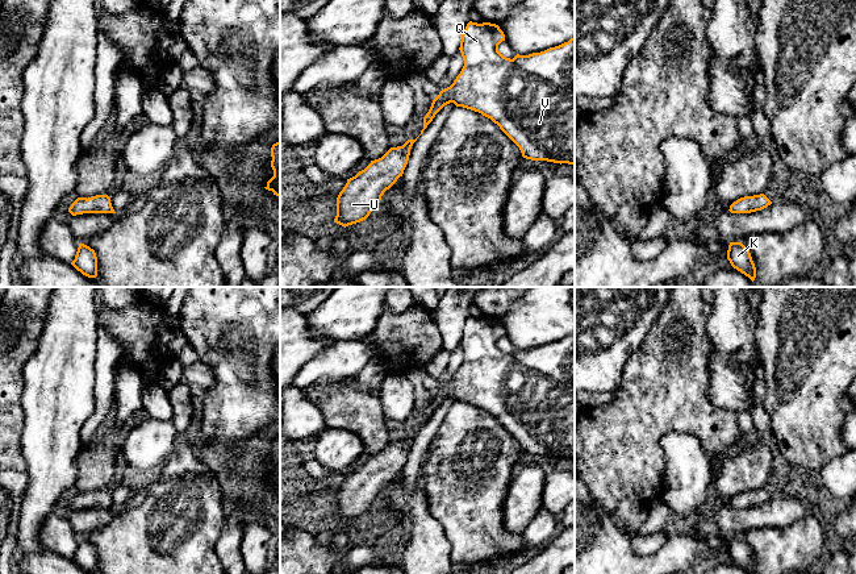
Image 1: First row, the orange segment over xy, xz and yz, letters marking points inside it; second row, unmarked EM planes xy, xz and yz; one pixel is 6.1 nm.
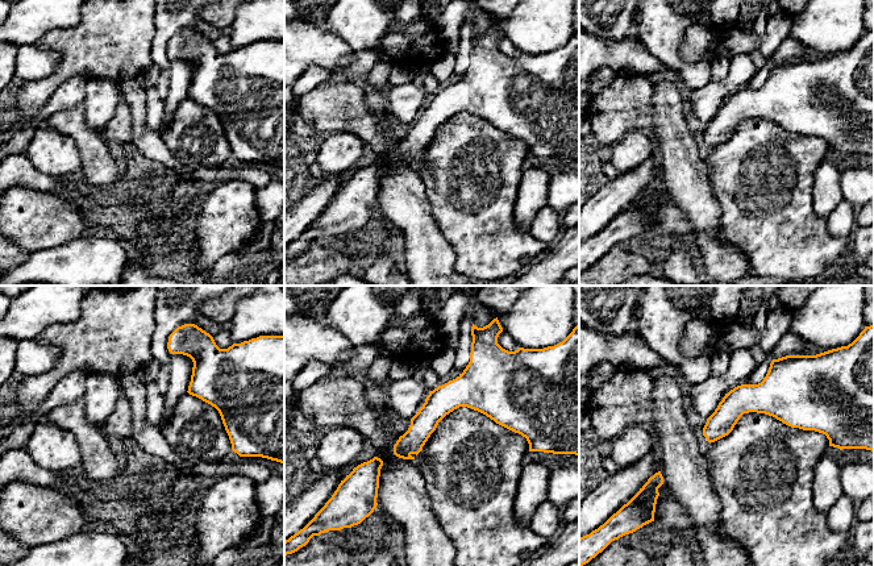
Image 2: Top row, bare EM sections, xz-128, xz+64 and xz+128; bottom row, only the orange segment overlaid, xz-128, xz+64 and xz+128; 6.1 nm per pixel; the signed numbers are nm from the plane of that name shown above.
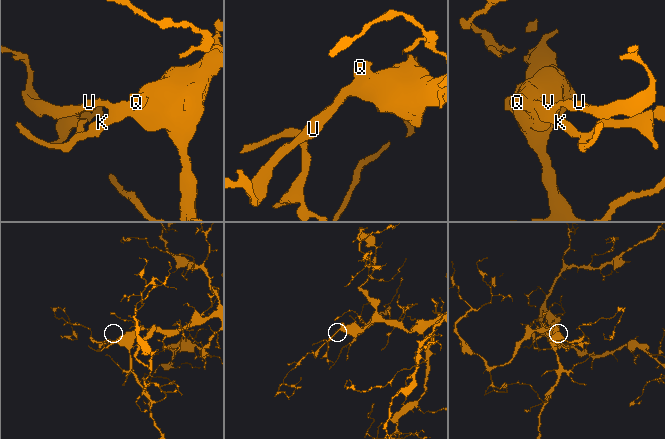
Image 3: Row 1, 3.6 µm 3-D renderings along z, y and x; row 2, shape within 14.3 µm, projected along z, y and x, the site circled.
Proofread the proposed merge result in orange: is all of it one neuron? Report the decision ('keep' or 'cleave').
keep

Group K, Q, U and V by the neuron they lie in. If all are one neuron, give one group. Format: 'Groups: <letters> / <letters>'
Groups: K Q U V

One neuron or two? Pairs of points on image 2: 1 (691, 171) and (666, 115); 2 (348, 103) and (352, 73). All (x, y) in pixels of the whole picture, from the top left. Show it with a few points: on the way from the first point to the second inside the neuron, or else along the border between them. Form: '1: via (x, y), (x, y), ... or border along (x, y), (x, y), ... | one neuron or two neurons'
1: via (679, 157), (679, 150), (670, 129) | one neuron
2: border along (357, 80), (323, 82), (320, 84) | two neurons

